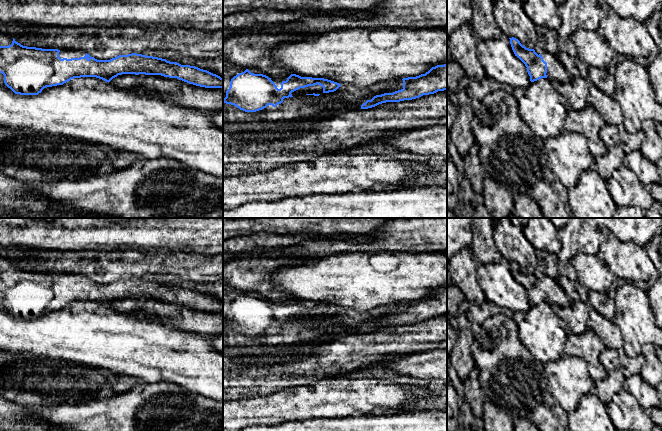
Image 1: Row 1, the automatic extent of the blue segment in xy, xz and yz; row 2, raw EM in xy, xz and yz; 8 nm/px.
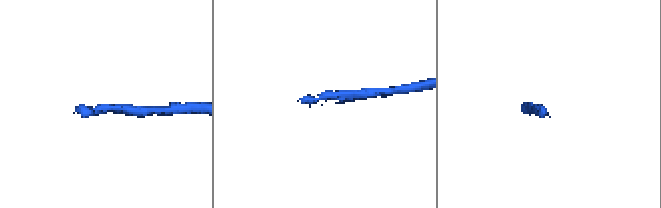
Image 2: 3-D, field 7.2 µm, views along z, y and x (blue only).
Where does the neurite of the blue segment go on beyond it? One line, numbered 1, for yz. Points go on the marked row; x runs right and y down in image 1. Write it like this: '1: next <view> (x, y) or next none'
1: next yz (555, 70)

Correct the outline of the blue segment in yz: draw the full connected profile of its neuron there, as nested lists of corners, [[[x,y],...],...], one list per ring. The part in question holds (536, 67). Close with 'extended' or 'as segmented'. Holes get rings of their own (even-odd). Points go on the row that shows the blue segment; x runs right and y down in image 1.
[[[514,37],[509,39],[515,56],[527,67],[531,82],[541,78],[560,83],[567,83],[571,80],[572,76],[555,55],[547,51],[543,51],[538,55],[534,49],[523,46],[518,39]]]; extended

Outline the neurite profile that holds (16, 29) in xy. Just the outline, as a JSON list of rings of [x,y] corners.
[[[0,23],[0,33],[6,33],[13,38],[16,38],[20,35],[27,35],[25,29],[30,26],[23,23],[11,23],[11,24],[2,24]]]

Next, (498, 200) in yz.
[[[488,175],[483,180],[484,205],[493,218],[508,218],[514,214],[514,198],[509,190]]]

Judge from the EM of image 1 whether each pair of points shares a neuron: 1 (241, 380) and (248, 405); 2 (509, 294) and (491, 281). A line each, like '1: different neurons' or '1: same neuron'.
1: different neurons
2: same neuron

